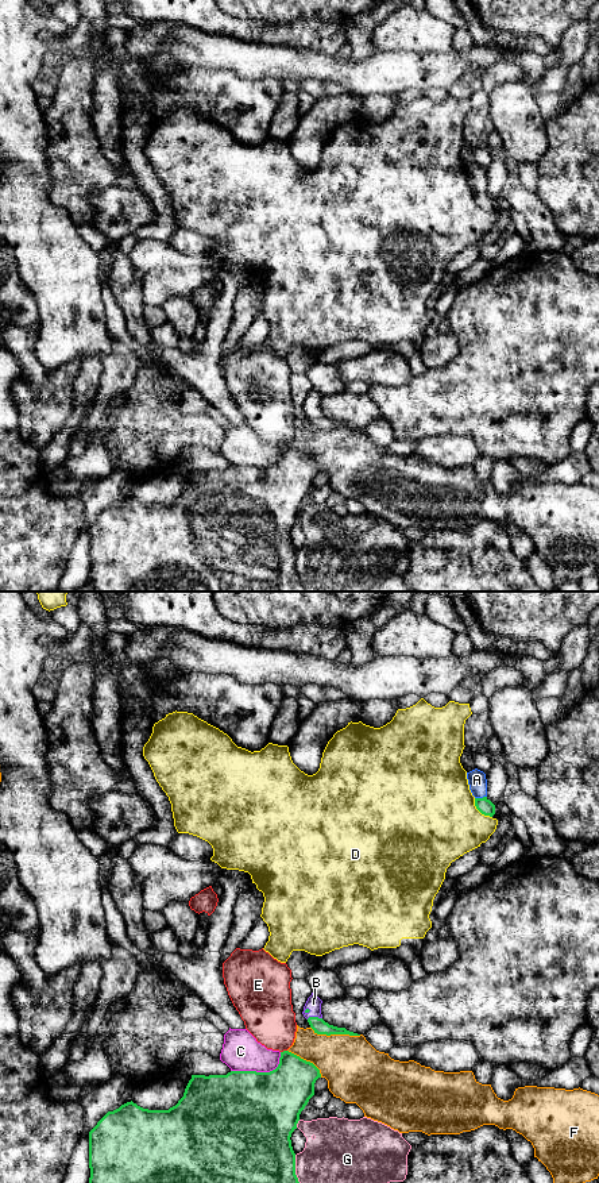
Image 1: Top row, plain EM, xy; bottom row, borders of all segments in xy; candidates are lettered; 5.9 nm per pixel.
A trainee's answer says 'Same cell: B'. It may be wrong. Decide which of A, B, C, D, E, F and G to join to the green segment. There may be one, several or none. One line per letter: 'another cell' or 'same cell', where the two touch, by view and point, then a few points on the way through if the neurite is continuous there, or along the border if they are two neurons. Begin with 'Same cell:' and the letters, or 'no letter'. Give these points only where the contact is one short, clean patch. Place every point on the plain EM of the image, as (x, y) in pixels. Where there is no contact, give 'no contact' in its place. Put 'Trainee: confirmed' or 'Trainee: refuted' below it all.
Same cell: B
A: another cell | xy (480, 193)
B: same cell | xy (313, 412) | across xy (319, 420), (313, 412), (313, 399)
C: another cell | xy (261, 467)
D: another cell | xy (479, 205)
E: another cell | xy (283, 446)
F: another cell | xy (336, 428)
G: another cell | xy (296, 570)
Trainee: confirmed

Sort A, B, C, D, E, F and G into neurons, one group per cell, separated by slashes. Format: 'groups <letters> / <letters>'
groups A / B / C / D / E / F / G

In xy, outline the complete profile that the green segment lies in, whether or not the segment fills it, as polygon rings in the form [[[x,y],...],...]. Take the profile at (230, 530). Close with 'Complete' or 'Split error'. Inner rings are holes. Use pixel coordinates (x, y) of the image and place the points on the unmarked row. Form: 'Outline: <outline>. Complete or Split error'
Outline: [[[283,446],[278,462],[270,467],[231,466],[227,470],[192,470],[183,492],[169,505],[148,505],[131,496],[108,506],[89,527],[89,592],[306,592],[295,570],[295,548],[290,532],[297,524],[301,506],[314,490],[314,478],[318,473],[320,465],[313,458]]]. Complete

